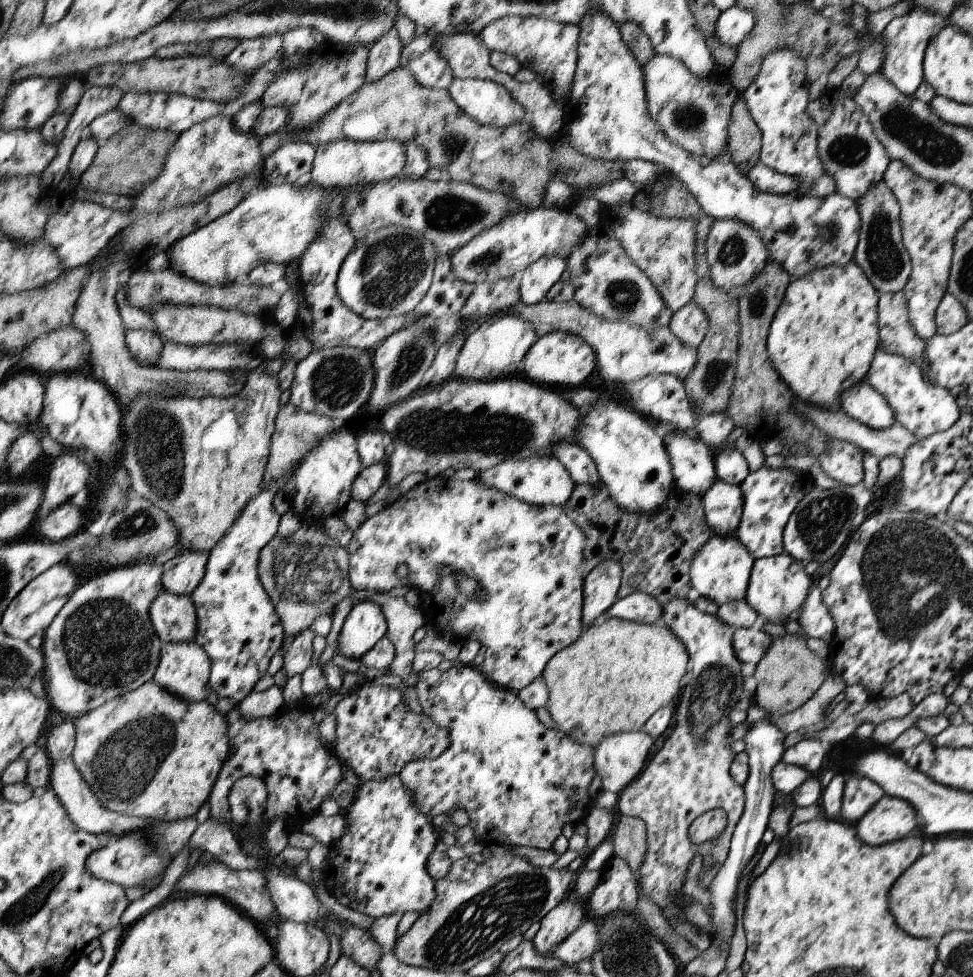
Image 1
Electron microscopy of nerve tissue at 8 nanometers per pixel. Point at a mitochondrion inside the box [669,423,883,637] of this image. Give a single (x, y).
(816, 523)

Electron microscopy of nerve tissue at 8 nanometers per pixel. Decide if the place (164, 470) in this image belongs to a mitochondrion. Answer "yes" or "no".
yes

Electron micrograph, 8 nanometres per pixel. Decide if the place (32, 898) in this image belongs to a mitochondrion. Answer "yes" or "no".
yes

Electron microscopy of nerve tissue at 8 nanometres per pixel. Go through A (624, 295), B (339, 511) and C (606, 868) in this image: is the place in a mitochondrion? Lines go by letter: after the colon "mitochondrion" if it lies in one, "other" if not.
A: mitochondrion
B: other
C: other

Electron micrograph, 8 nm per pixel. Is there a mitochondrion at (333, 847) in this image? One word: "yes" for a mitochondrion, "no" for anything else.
no

